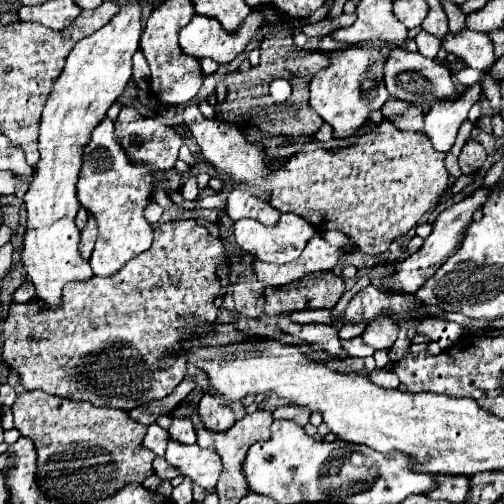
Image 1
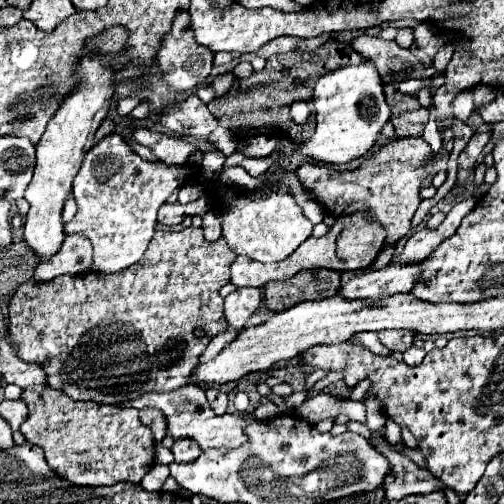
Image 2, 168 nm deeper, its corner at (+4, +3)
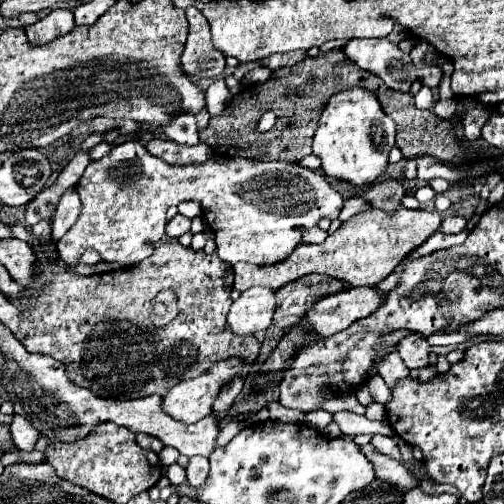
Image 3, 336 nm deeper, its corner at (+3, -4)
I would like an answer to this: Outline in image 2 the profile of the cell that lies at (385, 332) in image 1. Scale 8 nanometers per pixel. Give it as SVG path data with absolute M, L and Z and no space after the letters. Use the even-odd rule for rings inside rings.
M384 330L378 332L378 338L384 346L388 346L392 352L406 352L414 342L416 332L404 332L404 330Z

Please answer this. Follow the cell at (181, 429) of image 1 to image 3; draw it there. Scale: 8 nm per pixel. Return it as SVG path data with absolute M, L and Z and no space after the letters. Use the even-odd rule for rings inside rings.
M191 457L187 467L185 467L187 481L195 487L203 483L203 479L207 477L207 471L209 471L209 461L205 457Z

